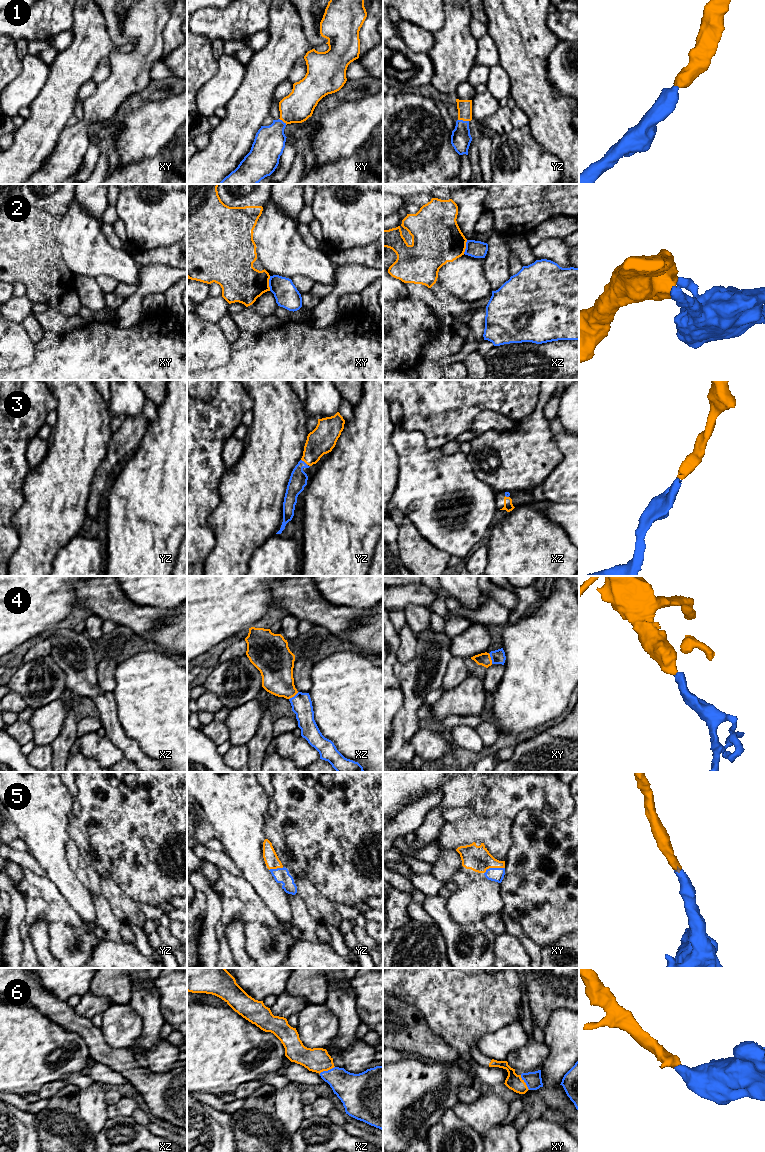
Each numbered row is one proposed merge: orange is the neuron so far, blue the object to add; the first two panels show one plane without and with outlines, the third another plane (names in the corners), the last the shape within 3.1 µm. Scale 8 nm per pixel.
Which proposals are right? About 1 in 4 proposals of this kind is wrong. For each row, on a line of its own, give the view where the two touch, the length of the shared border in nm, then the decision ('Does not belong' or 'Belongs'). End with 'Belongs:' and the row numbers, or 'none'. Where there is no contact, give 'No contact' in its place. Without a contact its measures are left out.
1: Touches orange in yz. Shared border 90 nm. Belongs
2: Touches orange in xy. Shared border 120 nm. Does not belong
3: Touches orange in yz. Shared border 80 nm. Belongs
4: Touches orange in xy. Shared border 90 nm. Belongs
5: Touches orange in xy. Shared border 180 nm. Belongs
6: Touches orange in xy. Shared border 140 nm. Belongs
Belongs: 1, 3, 4, 5, 6

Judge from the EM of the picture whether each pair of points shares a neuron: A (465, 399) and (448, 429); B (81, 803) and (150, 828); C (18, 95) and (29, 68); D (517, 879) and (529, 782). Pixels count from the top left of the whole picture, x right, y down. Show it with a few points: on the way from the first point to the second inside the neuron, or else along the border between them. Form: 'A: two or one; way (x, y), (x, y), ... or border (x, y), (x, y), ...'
A: one; way (458, 406), (448, 416), (448, 422)
B: one; way (98, 803), (125, 803), (133, 811)
C: one; way (24, 88), (29, 82), (29, 75)
D: two; border (549, 815), (523, 809), (511, 827)

